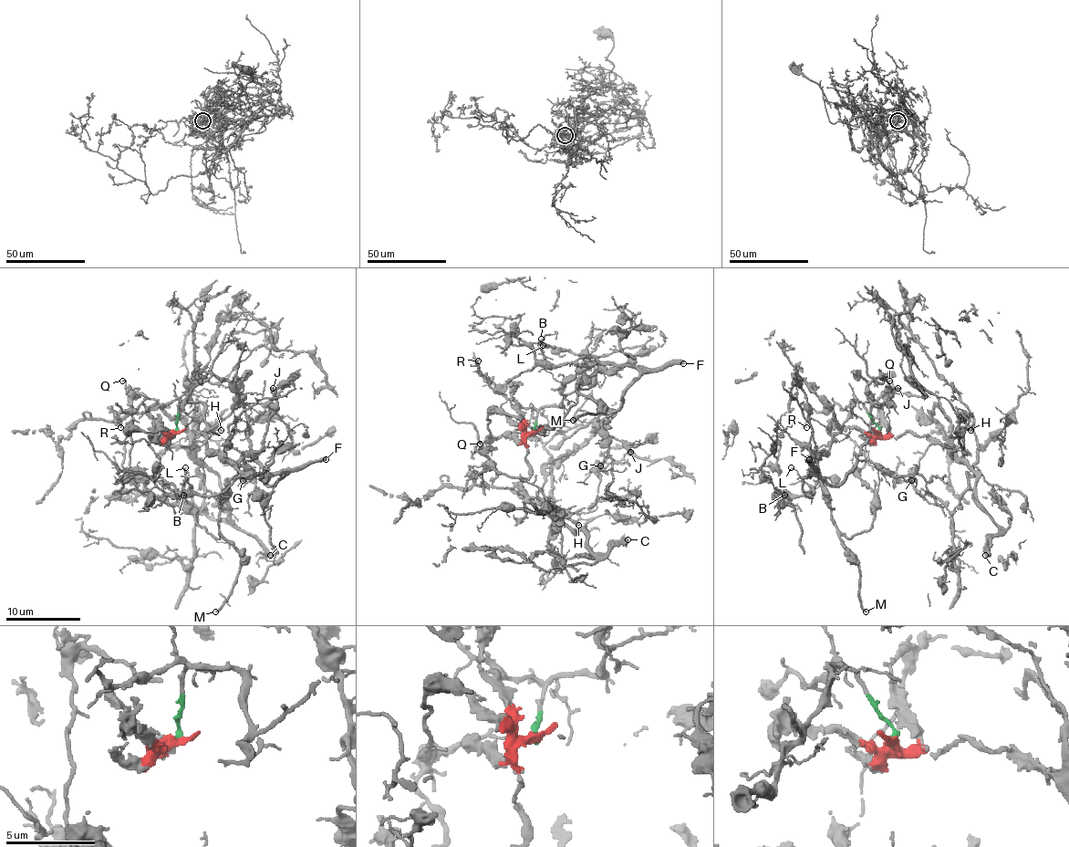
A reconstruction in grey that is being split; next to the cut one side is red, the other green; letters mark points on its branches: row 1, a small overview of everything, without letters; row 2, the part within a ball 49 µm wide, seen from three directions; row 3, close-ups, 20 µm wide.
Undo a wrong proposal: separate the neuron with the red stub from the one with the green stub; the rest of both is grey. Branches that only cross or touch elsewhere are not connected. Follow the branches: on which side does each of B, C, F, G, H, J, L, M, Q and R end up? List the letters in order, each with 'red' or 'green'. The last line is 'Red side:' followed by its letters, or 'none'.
B: green
C: red
F: green
G: green
H: red
J: green
L: green
M: green
Q: green
R: green
Red side: C, H

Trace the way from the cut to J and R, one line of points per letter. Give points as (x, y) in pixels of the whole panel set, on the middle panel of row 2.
J: (534, 432), (542, 408), (560, 406), (564, 381), (599, 362), (631, 364), (638, 378), (601, 426), (629, 453)
R: (534, 432), (536, 410), (523, 408), (510, 400), (483, 376), (476, 362), (478, 360)

